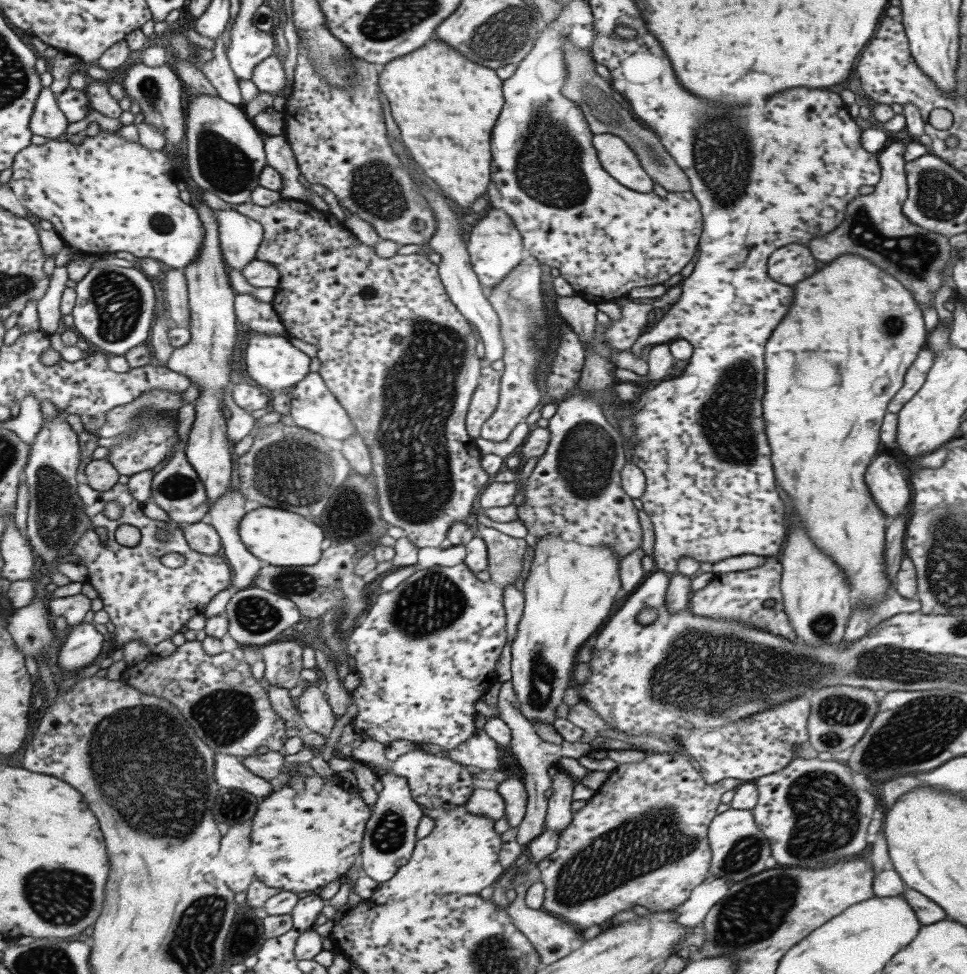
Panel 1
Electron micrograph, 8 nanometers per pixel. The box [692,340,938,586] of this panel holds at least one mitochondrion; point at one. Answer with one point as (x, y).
(726, 419)

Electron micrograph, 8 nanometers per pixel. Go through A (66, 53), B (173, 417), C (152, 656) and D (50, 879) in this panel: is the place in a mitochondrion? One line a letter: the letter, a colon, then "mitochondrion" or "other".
A: other
B: other
C: other
D: mitochondrion

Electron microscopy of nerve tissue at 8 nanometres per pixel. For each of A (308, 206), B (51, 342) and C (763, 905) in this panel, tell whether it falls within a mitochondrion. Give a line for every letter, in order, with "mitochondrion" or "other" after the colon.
A: other
B: other
C: mitochondrion

